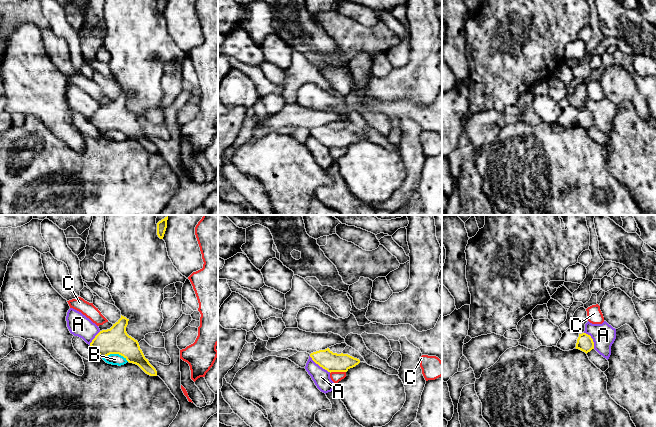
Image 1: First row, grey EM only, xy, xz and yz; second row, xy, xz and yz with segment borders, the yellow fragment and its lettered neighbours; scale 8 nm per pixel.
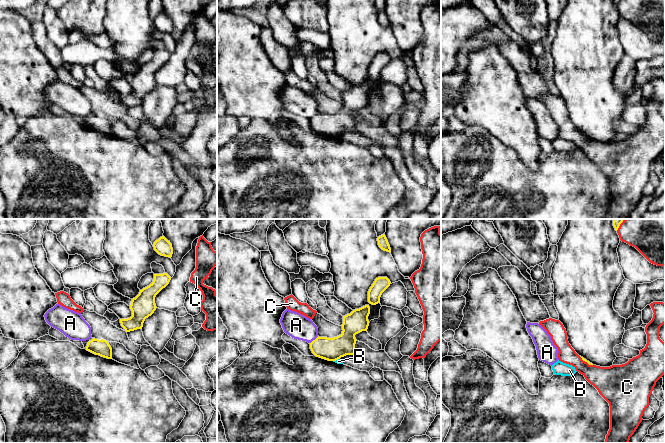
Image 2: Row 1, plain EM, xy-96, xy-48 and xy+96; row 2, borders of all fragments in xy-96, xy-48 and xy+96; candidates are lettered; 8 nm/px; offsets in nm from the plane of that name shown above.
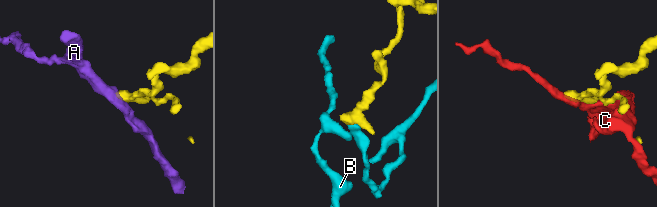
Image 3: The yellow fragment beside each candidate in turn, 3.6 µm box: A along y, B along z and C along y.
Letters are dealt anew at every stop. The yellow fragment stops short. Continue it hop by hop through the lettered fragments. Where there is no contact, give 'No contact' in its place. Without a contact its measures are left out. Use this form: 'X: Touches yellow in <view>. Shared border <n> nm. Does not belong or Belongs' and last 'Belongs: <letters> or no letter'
A: Touches yellow in xz. Shared border 220 nm. Does not belong
B: Touches yellow in xy. Shared border 220 nm. Does not belong
C: Touches yellow in xz. Shared border 130 nm. Does not belong
Belongs: no letter

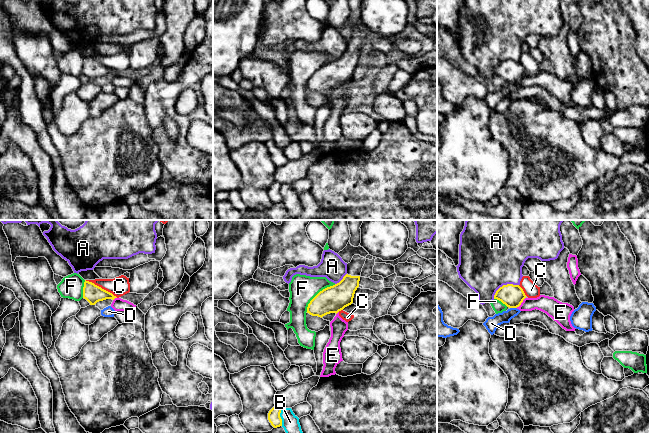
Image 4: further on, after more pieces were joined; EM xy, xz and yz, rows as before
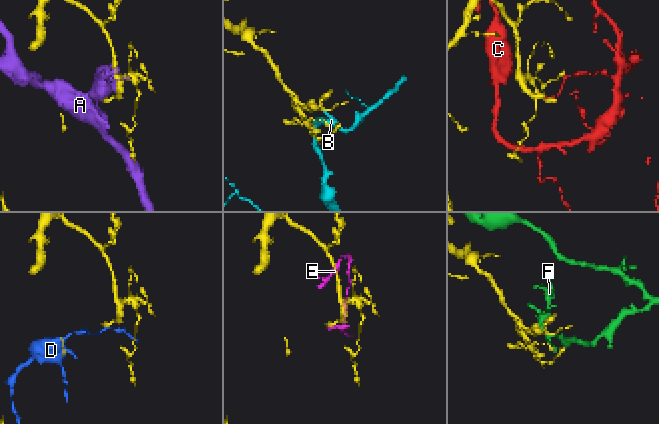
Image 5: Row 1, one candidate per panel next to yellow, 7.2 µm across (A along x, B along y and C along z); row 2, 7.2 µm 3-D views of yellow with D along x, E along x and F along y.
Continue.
A: Touches yellow in yz. Shared border 240 nm. Does not belong
B: Touches yellow in xz. Shared border 140 nm. Does not belong
C: Touches yellow in xy. Shared border 300 nm. Does not belong
D: Touches yellow in yz. Shared border 60 nm. Does not belong
E: Touches yellow in yz. Shared border 120 nm. Does not belong
F: Touches yellow in xz. Shared border 320 nm. Does not belong
Belongs: no letter

